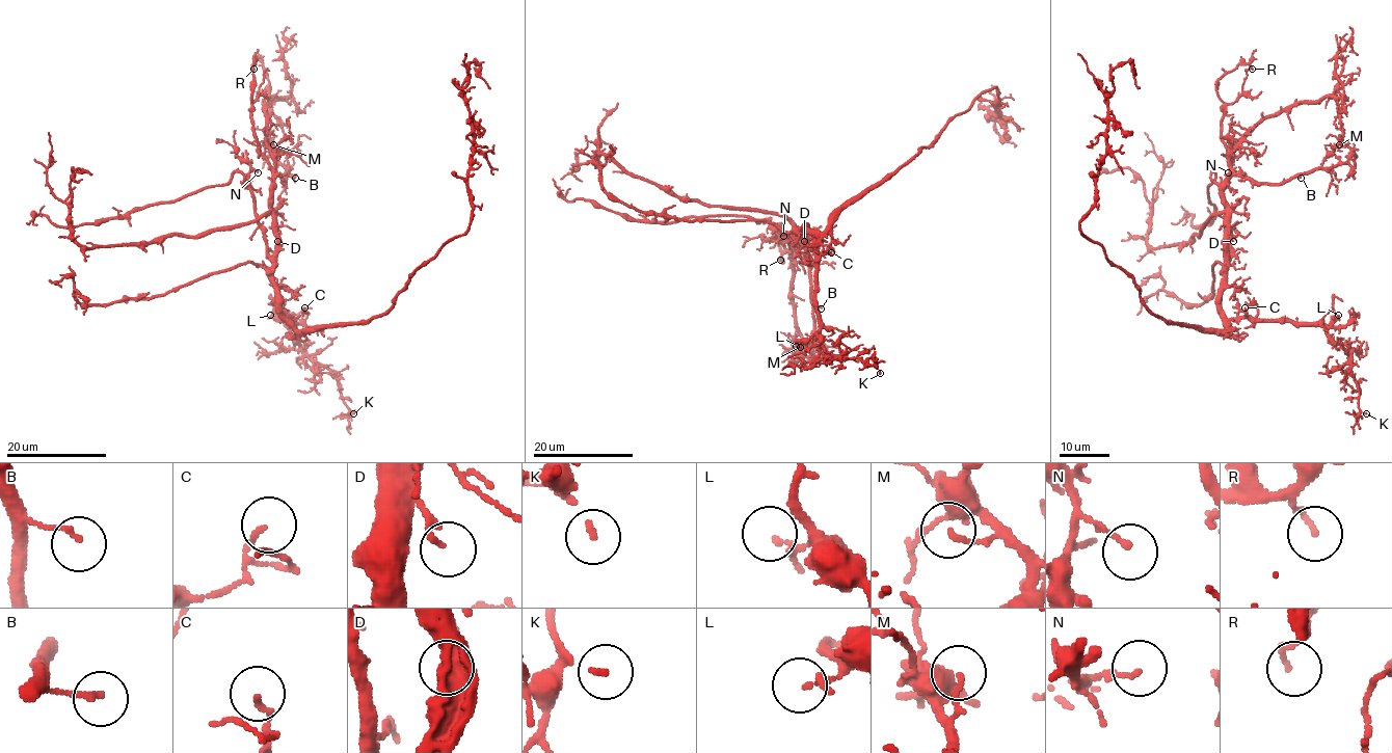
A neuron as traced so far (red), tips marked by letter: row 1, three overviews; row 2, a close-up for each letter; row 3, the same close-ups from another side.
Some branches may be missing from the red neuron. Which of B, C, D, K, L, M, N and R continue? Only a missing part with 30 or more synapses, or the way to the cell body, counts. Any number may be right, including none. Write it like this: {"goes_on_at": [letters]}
{"goes_on_at": ["K"]}

